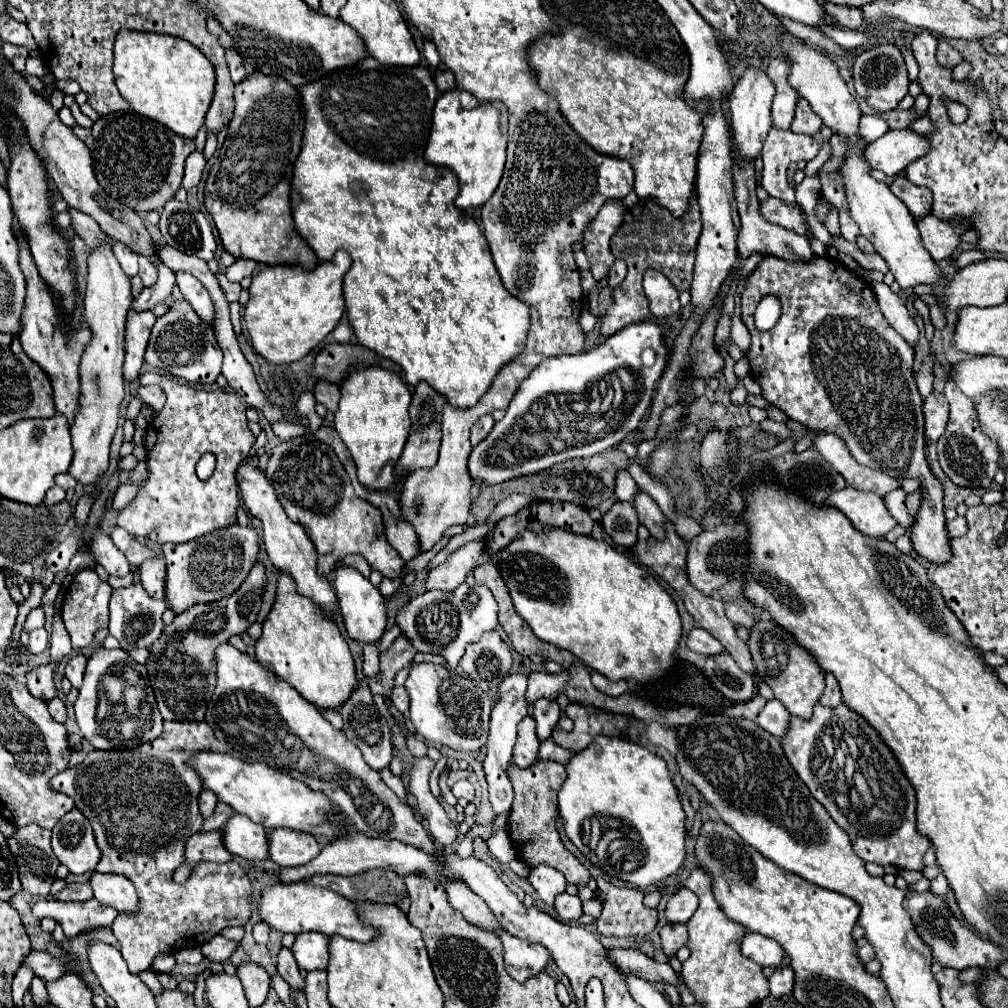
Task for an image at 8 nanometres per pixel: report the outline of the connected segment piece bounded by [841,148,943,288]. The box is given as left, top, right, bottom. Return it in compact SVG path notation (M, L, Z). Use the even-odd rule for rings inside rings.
M849 148L843 164L843 180L847 188L847 200L851 208L853 220L859 224L861 234L875 244L875 250L885 258L889 272L895 276L901 288L915 288L919 284L935 284L943 278L943 270L935 264L931 254L923 248L917 224L913 216L909 216L907 206L893 196L889 186L879 184L869 176L869 164L865 164L863 148Z

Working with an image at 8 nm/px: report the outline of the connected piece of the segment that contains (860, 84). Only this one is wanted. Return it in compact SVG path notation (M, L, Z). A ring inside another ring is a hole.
M881 44L881 46L873 46L869 50L865 50L861 56L857 56L855 64L853 64L853 78L855 78L855 88L857 94L861 98L867 100L867 104L871 108L875 108L877 112L887 112L887 110L895 110L897 104L905 98L907 94L907 86L909 86L909 78L907 78L907 68L901 56L901 50L893 44Z

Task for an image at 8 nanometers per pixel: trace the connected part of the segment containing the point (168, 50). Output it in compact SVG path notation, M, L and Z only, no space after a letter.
M121 30L115 38L115 84L137 114L143 114L185 138L195 138L215 92L215 68L207 56L183 38Z

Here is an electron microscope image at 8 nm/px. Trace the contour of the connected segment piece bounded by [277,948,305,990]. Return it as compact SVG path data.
M281 948L277 972L279 972L279 976L283 976L283 980L285 980L289 986L293 986L293 988L297 988L297 990L303 988L305 982L303 982L303 978L301 978L301 972L299 972L299 966L297 966L297 962L295 962L295 958L293 958L291 948Z

